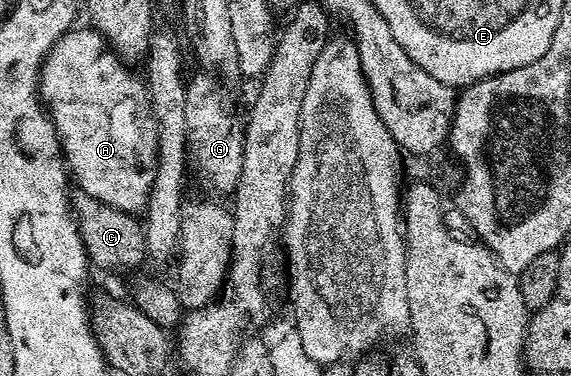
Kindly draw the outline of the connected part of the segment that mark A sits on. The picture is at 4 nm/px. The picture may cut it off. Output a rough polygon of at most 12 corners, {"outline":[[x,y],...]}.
{"outline":[[96,29],[45,57],[39,96],[76,188],[141,215],[148,84]]}

